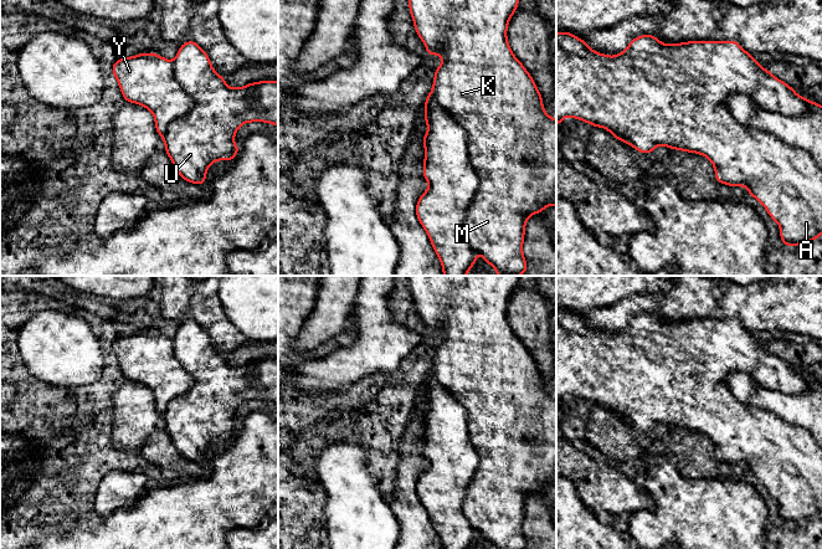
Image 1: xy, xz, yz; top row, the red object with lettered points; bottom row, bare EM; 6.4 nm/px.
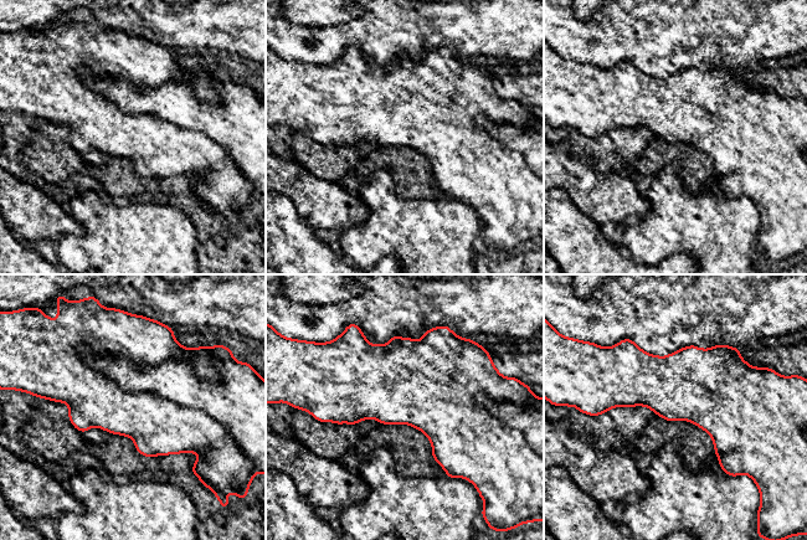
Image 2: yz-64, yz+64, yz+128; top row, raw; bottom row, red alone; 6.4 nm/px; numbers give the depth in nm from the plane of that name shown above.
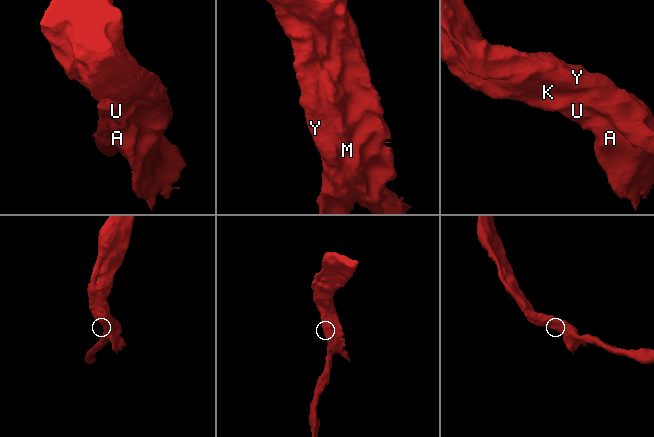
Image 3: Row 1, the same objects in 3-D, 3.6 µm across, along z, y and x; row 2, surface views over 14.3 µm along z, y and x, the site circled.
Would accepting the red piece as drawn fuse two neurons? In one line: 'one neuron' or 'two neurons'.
one neuron

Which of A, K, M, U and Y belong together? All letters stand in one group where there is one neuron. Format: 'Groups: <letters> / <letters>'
Groups: A K M U Y

